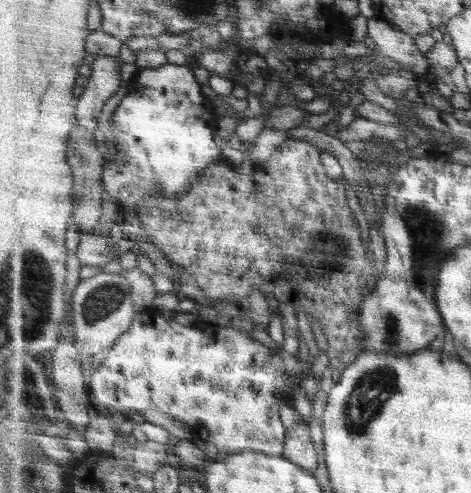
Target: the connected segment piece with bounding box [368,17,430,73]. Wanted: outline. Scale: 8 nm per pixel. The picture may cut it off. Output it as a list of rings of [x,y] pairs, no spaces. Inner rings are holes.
[[[377,17],[368,20],[369,34],[377,48],[388,57],[395,59],[400,66],[417,68],[420,73],[430,69],[428,56],[418,48],[413,37],[402,31],[390,21]]]

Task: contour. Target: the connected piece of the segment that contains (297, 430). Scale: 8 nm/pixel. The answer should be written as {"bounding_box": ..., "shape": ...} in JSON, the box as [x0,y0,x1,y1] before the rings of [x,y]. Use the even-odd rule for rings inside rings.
{"bounding_box":[285,420,318,471],"shape":[[[303,420],[302,425],[295,425],[291,431],[287,431],[287,443],[285,446],[286,458],[302,465],[306,470],[315,471],[318,468],[318,450],[310,436],[310,425]]]}

